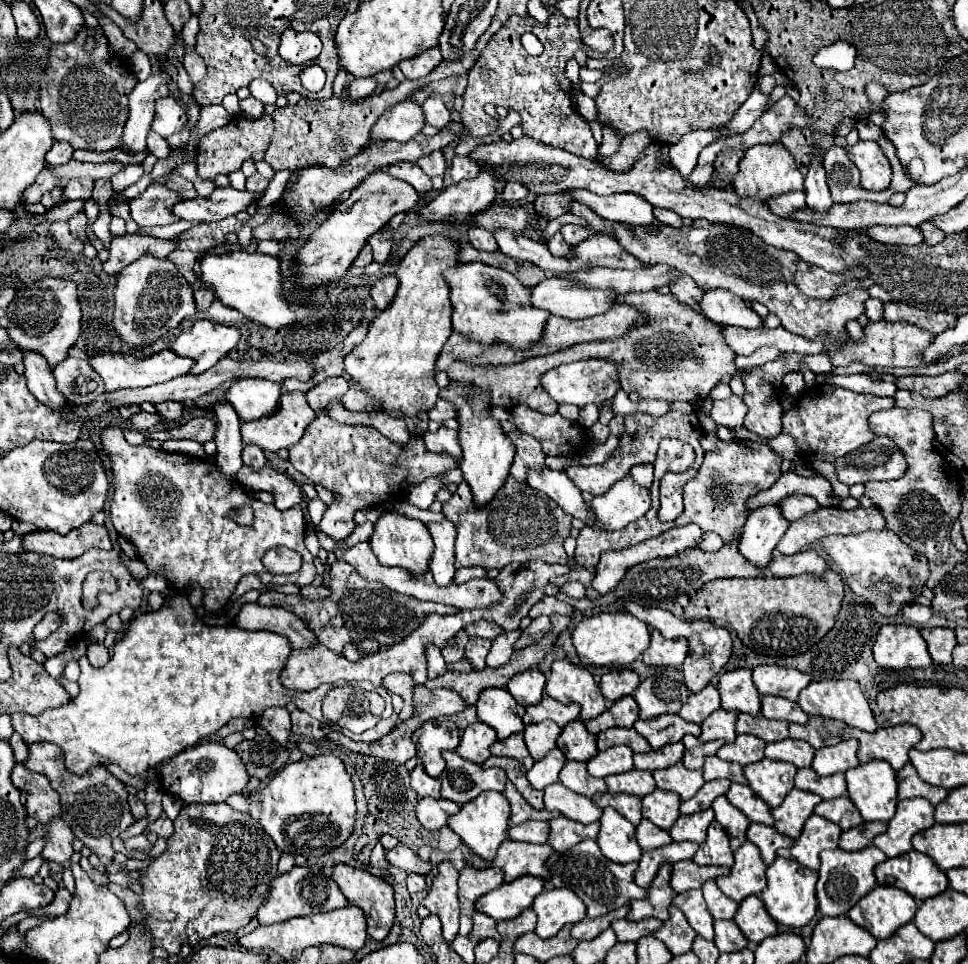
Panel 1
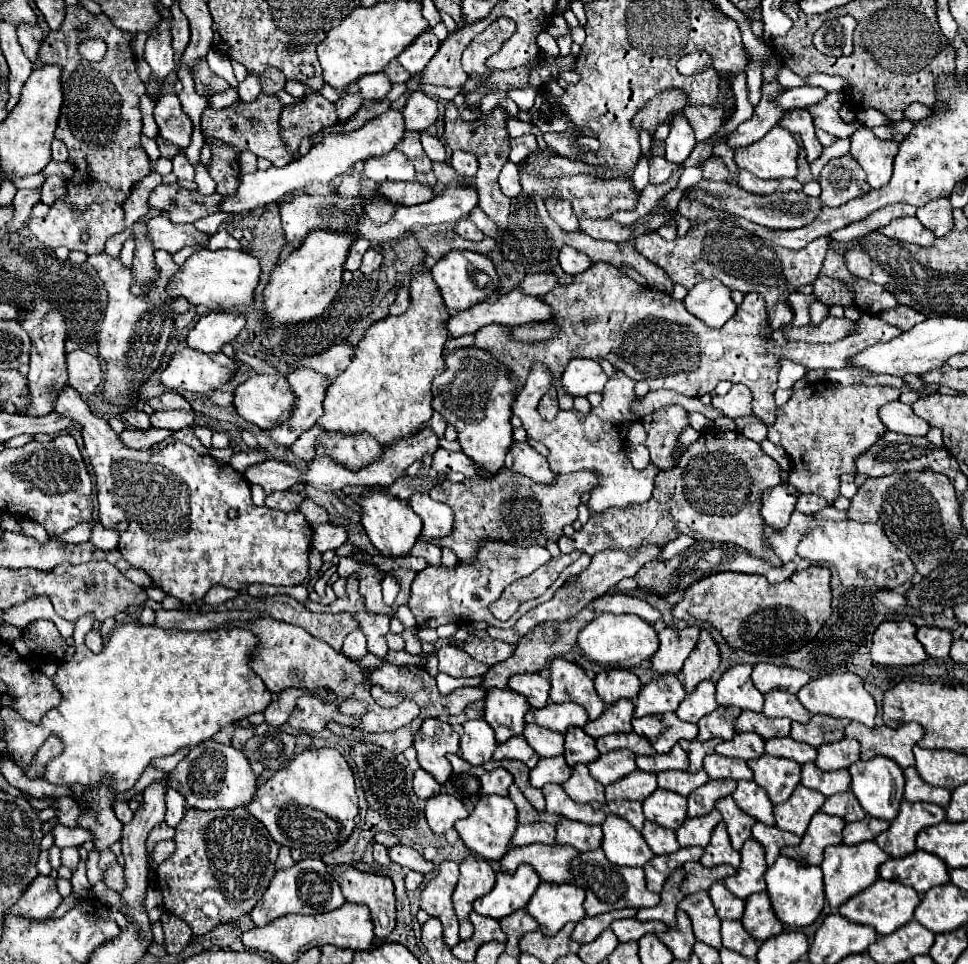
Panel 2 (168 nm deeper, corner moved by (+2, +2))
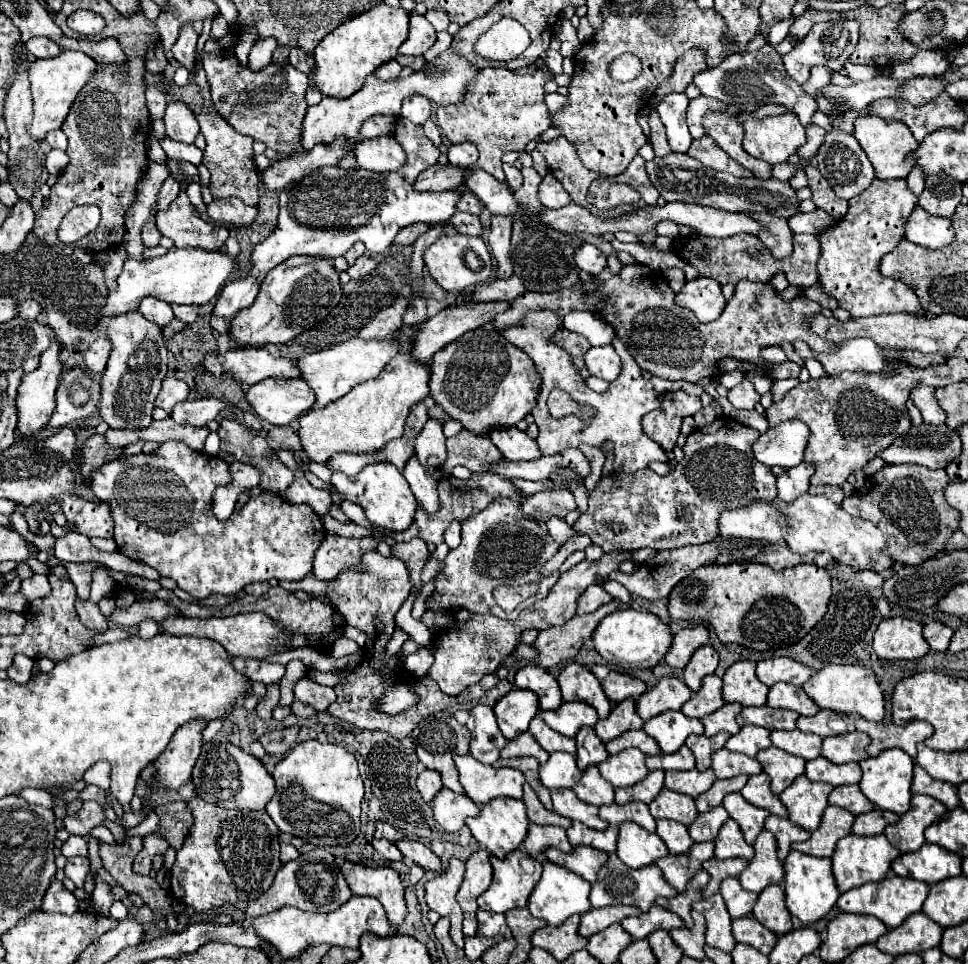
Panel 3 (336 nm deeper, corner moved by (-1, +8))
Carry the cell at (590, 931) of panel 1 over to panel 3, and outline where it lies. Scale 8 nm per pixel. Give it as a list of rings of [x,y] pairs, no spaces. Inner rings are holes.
[[[612,905],[612,907],[602,907],[602,909],[590,909],[588,913],[582,915],[580,921],[580,929],[578,933],[582,937],[592,937],[594,933],[620,923],[626,917],[638,917],[642,911],[638,907],[630,907],[630,905]]]

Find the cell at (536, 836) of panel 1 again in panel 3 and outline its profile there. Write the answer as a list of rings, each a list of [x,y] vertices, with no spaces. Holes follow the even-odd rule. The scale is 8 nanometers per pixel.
[[[530,825],[528,829],[528,835],[522,843],[528,851],[530,857],[538,857],[542,855],[546,849],[550,847],[556,847],[564,853],[572,851],[572,845],[568,843],[568,837],[566,837],[566,831],[562,827],[546,827],[546,825]]]

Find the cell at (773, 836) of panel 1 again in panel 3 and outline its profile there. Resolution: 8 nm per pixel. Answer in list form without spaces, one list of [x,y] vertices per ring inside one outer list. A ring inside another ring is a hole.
[[[770,815],[766,819],[766,829],[776,835],[776,841],[778,841],[778,859],[780,861],[786,859],[786,855],[790,853],[790,845],[792,843],[806,841],[810,837],[808,831],[804,831],[798,825],[794,825],[790,819],[778,817],[778,815]]]

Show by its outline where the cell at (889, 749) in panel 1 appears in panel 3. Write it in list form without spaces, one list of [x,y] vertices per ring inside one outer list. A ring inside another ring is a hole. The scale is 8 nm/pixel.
[[[858,719],[856,729],[870,735],[870,739],[872,739],[872,743],[866,749],[868,757],[876,757],[886,749],[898,747],[914,759],[916,757],[916,745],[920,741],[928,739],[934,733],[934,727],[926,721],[910,721],[910,723],[900,727],[900,725],[894,725],[894,723],[882,725],[882,723]]]

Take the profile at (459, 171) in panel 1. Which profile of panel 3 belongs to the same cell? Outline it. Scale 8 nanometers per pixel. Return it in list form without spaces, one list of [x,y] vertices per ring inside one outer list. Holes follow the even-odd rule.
[[[472,143],[450,145],[448,159],[452,165],[458,165],[458,167],[476,167],[476,159],[478,159],[476,145],[472,145]]]

